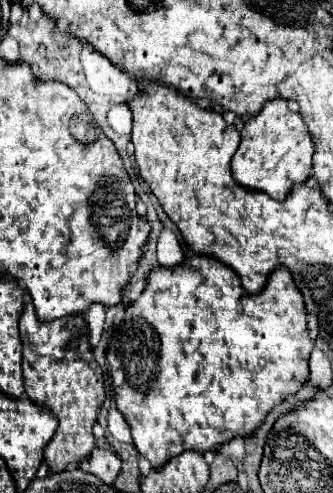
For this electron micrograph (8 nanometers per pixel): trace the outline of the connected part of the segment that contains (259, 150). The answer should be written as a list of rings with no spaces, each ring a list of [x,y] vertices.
[[[276,98],[266,102],[262,112],[244,124],[240,136],[240,148],[232,158],[232,174],[238,184],[244,184],[244,188],[264,192],[274,200],[284,200],[294,184],[302,184],[310,178],[314,142],[308,126],[298,112],[288,108],[286,100]]]

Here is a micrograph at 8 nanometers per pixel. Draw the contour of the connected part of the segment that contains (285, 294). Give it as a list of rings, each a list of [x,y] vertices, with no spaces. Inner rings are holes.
[[[192,256],[180,266],[174,266],[174,268],[160,266],[158,270],[154,270],[148,276],[148,286],[146,286],[144,294],[126,308],[124,322],[114,328],[114,334],[110,340],[110,350],[106,350],[106,362],[108,362],[112,384],[114,384],[114,404],[132,430],[132,440],[134,440],[136,450],[144,458],[148,458],[152,468],[156,470],[156,468],[162,468],[170,458],[174,458],[186,450],[196,450],[200,454],[204,454],[208,450],[216,452],[222,444],[230,442],[234,436],[246,438],[246,436],[254,434],[262,426],[266,414],[274,406],[284,402],[288,396],[294,396],[308,380],[308,374],[310,374],[308,358],[310,358],[310,350],[312,350],[314,342],[308,336],[306,322],[308,320],[306,320],[304,300],[302,300],[300,290],[294,284],[288,268],[276,268],[268,278],[268,286],[260,294],[248,294],[242,288],[236,272],[232,272],[228,266],[224,266],[216,258],[208,258],[208,256]]]

